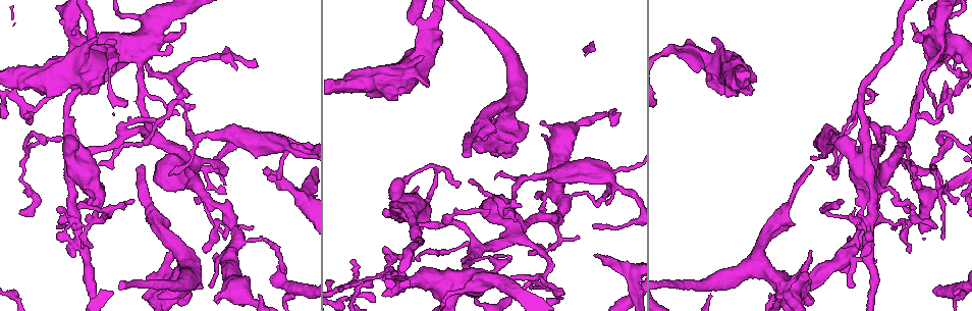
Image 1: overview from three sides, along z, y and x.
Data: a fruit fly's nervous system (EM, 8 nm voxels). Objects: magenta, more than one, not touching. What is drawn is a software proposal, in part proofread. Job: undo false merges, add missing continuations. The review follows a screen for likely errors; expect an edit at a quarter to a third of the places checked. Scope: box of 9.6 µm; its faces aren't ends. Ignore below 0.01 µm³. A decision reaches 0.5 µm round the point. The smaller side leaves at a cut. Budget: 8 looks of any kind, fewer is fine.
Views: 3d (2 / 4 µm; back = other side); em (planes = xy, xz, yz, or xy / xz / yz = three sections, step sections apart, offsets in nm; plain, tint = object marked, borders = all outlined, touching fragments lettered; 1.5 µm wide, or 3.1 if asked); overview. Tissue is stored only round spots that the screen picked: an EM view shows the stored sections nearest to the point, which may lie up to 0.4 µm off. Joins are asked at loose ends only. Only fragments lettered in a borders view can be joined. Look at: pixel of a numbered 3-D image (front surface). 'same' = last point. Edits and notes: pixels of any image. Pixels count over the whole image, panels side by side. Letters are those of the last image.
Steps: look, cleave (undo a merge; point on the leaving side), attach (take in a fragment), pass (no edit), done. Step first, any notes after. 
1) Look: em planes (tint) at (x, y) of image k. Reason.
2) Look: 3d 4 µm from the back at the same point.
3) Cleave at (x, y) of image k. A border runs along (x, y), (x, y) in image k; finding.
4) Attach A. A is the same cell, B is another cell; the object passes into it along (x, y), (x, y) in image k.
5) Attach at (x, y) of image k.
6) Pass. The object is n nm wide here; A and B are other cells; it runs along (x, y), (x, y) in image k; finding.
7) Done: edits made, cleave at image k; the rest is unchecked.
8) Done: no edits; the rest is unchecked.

Look: em planes (tint) at (151, 214) of image 1. Sudden change in width.

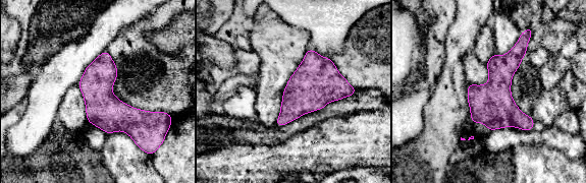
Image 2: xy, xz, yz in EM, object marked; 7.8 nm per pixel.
Look: em planes (borders) at the same point.

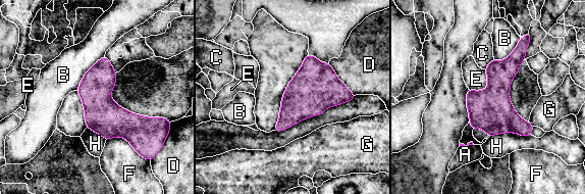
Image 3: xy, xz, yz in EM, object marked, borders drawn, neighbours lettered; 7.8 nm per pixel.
Pass. A, B, C, D, E, F, G and H are other cells; a border runs along (485, 69), (486, 87), (469, 89) in image 3; all the same cell.

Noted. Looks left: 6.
Look: em planes (plain) at (383, 248) of image 1. Thin end.

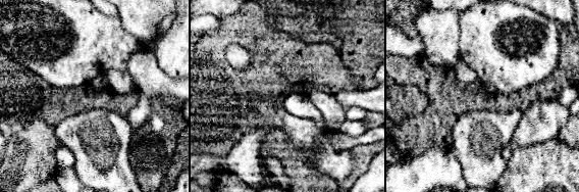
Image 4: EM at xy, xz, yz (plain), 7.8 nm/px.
Look: em planes (borders) at the same point. See the neighbours.

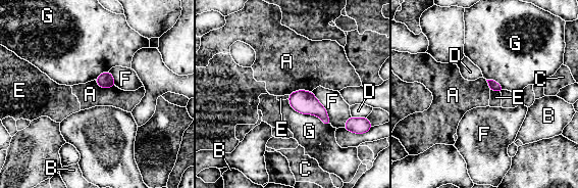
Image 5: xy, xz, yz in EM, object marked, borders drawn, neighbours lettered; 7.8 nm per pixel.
Pass. A, B, C, D, E, F and G are other cells; a border runs along (311, 91), (296, 90), (287, 94) in image 5; no lettered fragment goes on from it.

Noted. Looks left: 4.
Look: em planes (borders) at (71, 32) of image 1. Stops while still wide.

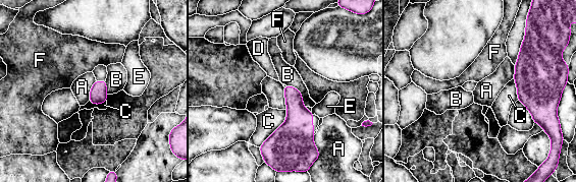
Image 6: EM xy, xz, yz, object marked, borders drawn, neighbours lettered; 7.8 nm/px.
Pass. A, B, C, D, E and F are other cells; a border runs along (282, 86), (286, 109) in image 6; none of them fits.

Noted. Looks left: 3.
Look: em xz step 4 (borders) at (910, 178) of image 1. Free end.

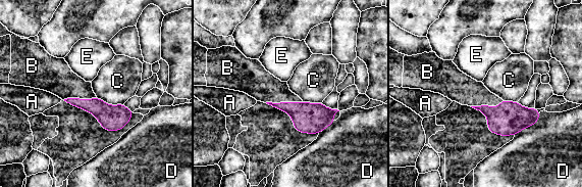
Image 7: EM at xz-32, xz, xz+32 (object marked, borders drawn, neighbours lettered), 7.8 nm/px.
Look: em planes (borders) at the same point.

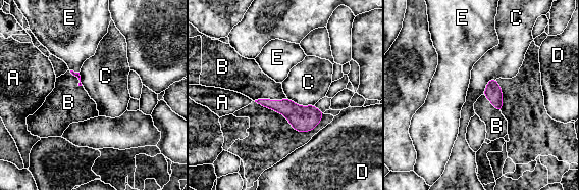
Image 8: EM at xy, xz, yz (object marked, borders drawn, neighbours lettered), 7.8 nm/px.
Attach B. B is the same cell, A, C, D and E are other cells; the object passes into it along (298, 115), (270, 100), (248, 79) in image 8; the cell continues.

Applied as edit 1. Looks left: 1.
Done: edits made, attach at image 8; the rest is unchecked.

